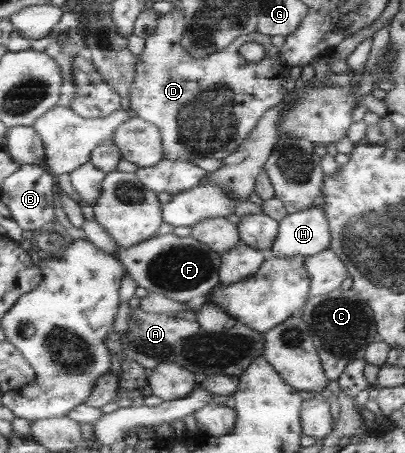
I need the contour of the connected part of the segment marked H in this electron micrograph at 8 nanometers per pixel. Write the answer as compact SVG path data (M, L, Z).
M320 202L312 208L289 214L279 224L278 240L268 256L308 257L330 249L332 229Z

